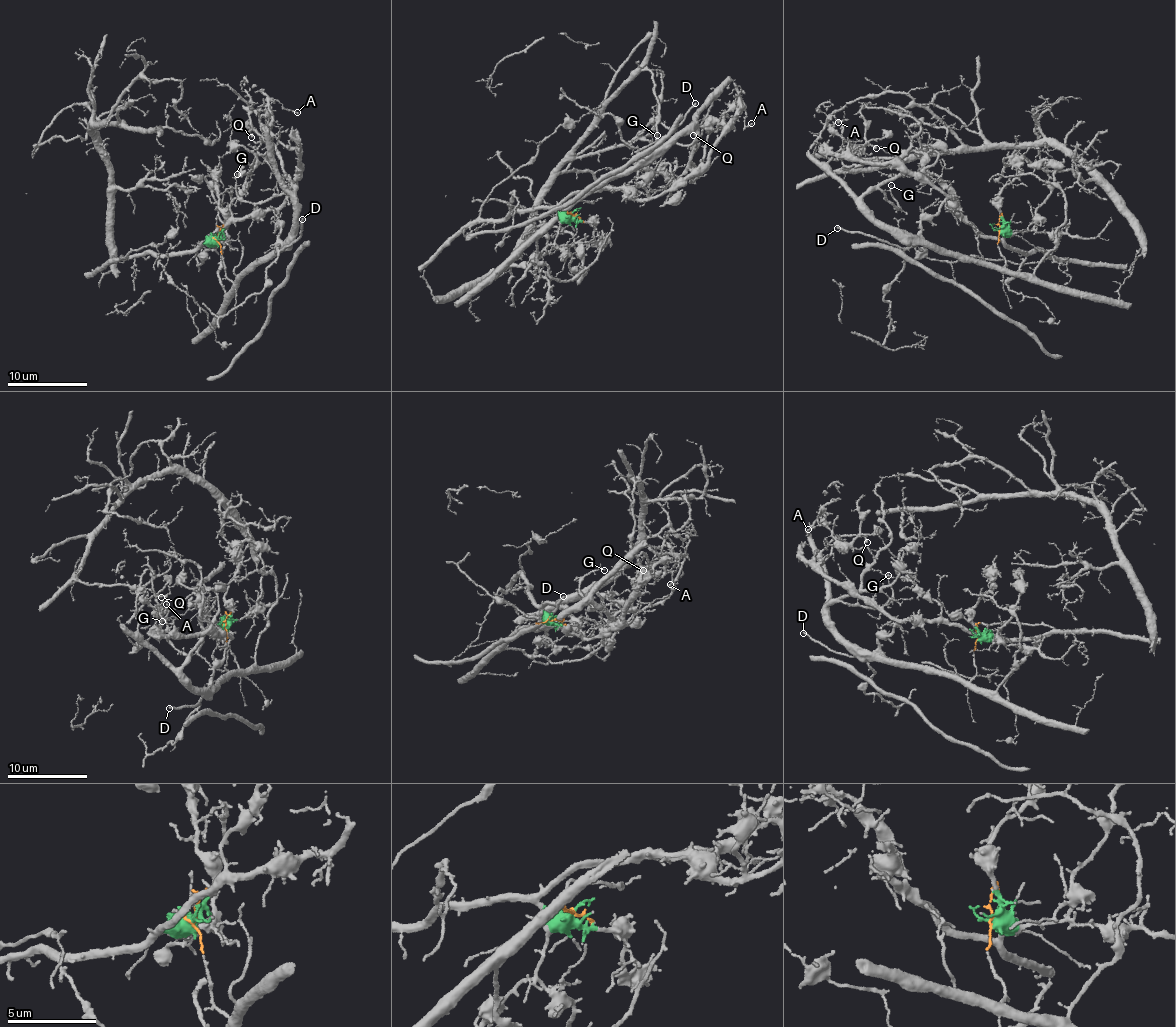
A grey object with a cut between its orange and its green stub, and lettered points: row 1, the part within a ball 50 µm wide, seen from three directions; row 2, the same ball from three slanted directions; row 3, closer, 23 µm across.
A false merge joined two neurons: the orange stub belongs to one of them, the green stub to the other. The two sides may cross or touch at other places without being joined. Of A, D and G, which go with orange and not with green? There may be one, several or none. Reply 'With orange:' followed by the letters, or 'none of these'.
With orange: A, G

